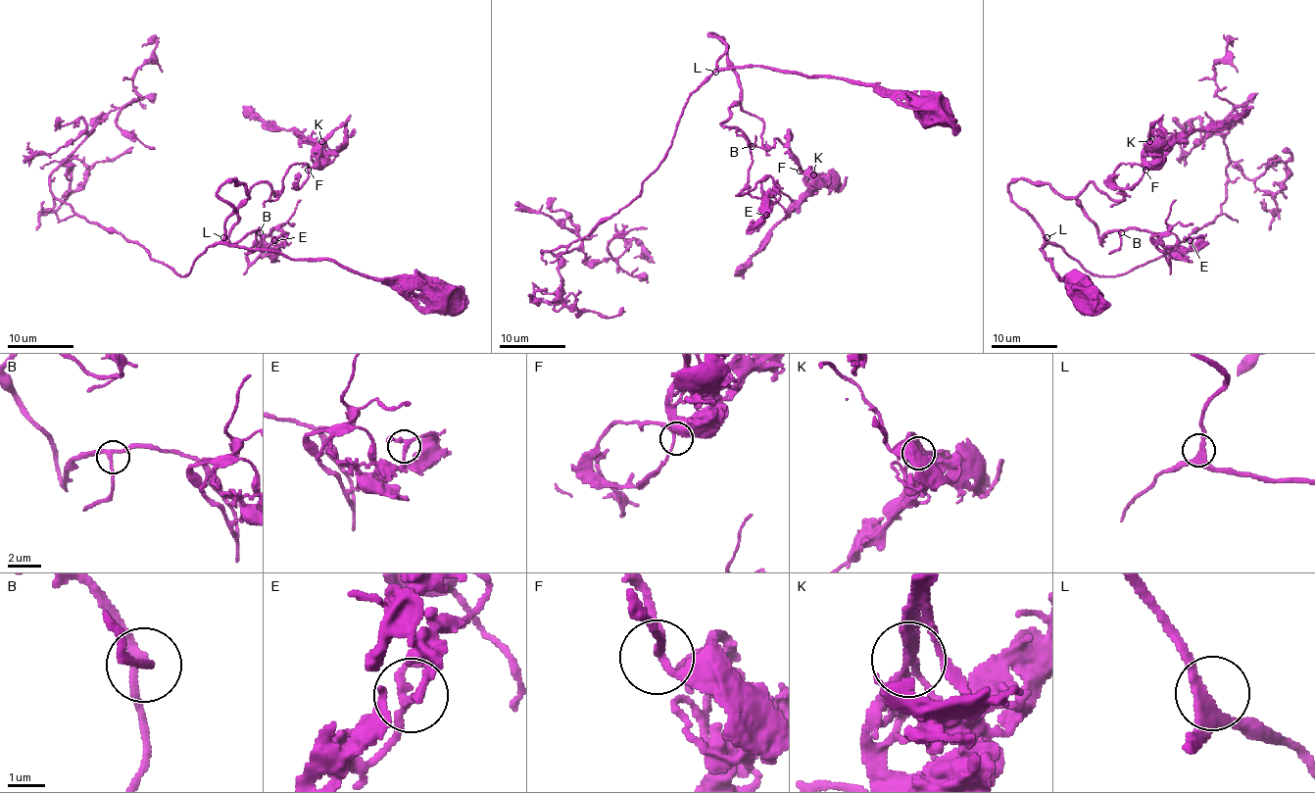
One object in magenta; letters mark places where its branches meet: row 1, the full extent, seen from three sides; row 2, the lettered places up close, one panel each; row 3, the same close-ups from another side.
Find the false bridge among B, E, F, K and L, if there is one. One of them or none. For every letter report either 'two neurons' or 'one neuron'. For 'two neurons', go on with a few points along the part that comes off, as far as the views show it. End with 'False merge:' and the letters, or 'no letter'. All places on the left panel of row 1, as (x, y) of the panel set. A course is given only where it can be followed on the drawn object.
B: one neuron
E: one neuron
F: one neuron
K: one neuron
L: one neuron
False merge: no letter

